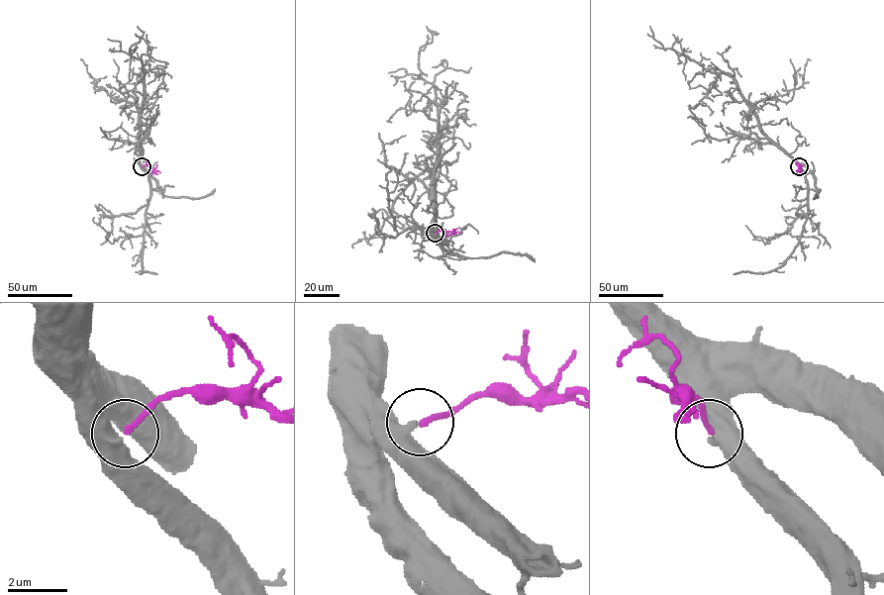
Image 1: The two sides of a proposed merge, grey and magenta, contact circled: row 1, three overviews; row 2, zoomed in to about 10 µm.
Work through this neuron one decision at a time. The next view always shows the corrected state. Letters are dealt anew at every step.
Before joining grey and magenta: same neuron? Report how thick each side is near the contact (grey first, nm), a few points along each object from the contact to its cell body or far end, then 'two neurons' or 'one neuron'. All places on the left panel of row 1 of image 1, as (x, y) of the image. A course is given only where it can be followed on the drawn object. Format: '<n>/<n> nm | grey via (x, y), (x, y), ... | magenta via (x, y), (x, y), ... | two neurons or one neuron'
480/160 nm | grey via (142, 166), (141, 113), (145, 72), (142, 61), (130, 52), (131, 47), (140, 41), (144, 33), (137, 26) | magenta via (142, 166), (147, 165), (153, 171), (149, 168) | one neuron

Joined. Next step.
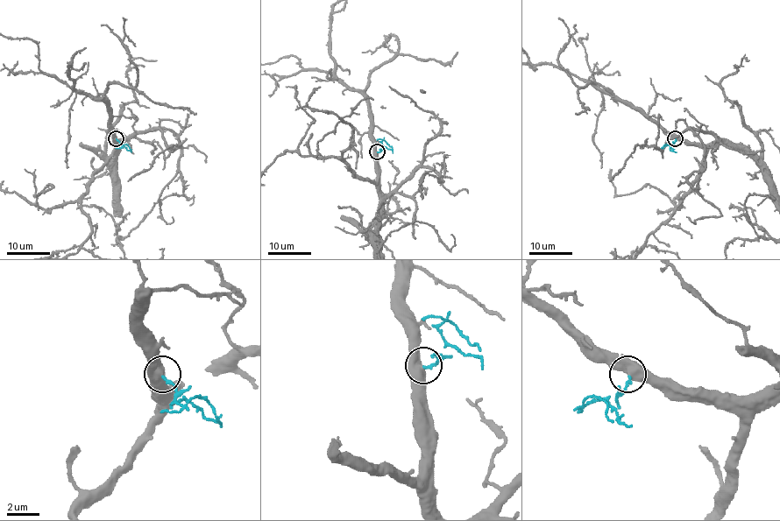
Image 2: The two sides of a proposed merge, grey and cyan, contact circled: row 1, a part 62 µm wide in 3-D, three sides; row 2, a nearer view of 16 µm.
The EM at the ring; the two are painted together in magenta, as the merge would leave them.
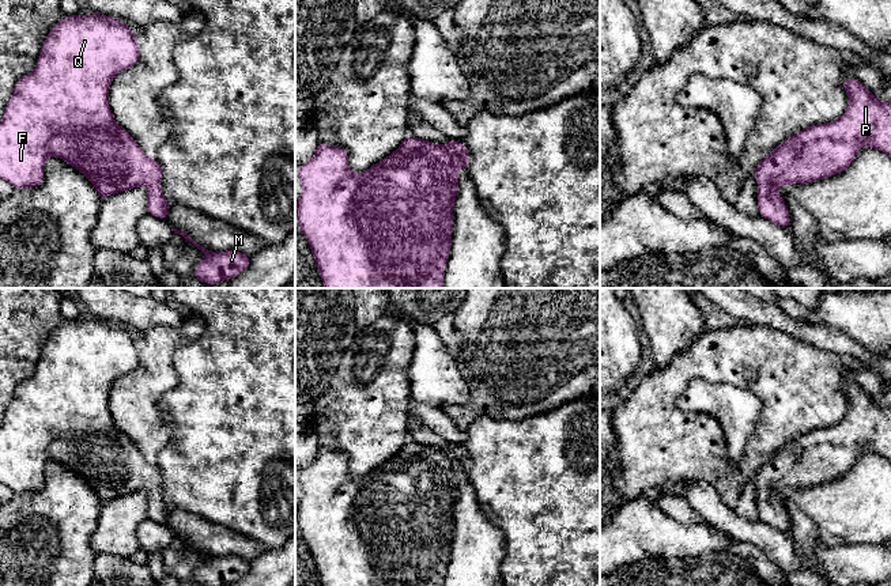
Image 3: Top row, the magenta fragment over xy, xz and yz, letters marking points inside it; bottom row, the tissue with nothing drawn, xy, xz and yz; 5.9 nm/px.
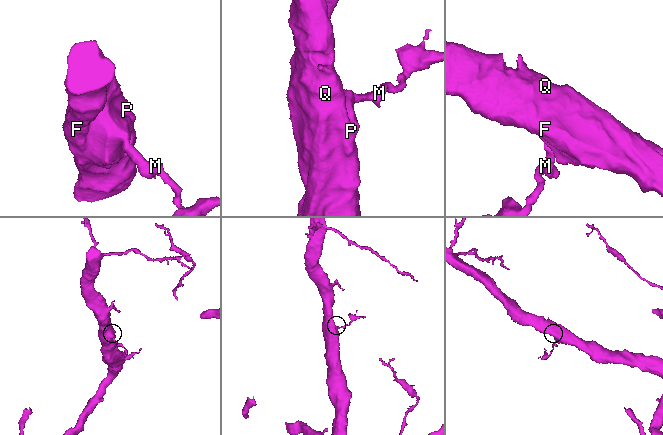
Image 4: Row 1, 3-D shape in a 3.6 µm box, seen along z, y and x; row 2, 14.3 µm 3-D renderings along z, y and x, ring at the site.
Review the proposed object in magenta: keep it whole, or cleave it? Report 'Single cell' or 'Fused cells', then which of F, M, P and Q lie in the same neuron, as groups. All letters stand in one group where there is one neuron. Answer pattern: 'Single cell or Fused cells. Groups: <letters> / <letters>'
Single cell. Groups: F M P Q

